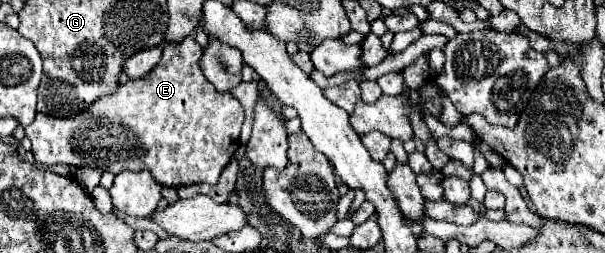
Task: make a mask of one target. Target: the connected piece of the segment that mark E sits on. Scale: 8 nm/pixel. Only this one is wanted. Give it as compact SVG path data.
M187 36L181 44L165 44L163 48L163 56L159 60L159 64L153 68L153 72L149 72L145 78L131 78L125 84L119 84L117 92L105 98L99 98L97 102L93 102L93 106L89 106L89 110L81 110L81 114L69 116L69 118L55 118L55 116L47 116L47 114L37 114L35 122L31 126L25 128L25 136L31 140L33 144L33 156L35 162L41 162L45 166L53 166L53 164L67 164L73 168L101 168L103 172L111 172L111 174L119 174L123 170L149 170L153 174L153 178L161 184L161 186L169 186L169 188L179 188L179 186L189 186L189 184L217 184L223 168L229 164L229 160L233 158L237 146L239 146L239 132L241 132L241 124L245 120L245 110L241 106L241 102L231 96L229 92L219 92L215 90L209 80L203 76L201 68L199 68L199 58L201 58L203 50L201 46Z

